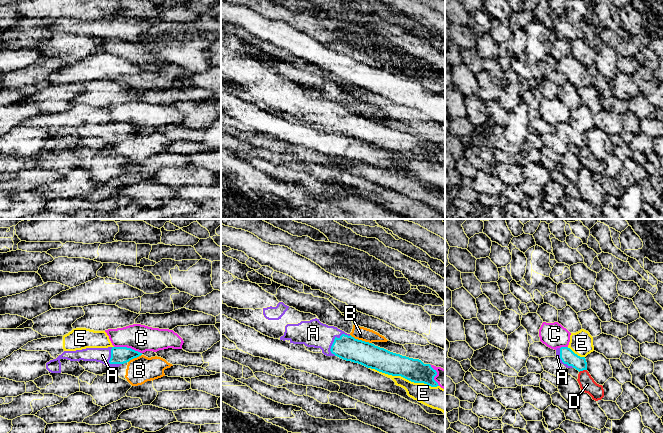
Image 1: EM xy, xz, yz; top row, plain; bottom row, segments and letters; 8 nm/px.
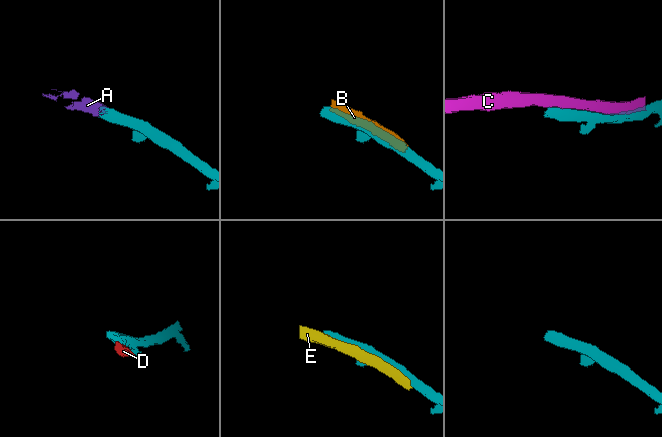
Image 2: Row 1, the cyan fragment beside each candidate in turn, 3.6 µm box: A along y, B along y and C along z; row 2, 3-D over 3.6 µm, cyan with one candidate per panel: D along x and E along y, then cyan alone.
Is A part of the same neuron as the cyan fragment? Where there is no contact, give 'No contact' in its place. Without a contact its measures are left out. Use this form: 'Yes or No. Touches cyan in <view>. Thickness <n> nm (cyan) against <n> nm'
Yes. Touches cyan in xz. Thickness 200 nm (cyan) against 220 nm

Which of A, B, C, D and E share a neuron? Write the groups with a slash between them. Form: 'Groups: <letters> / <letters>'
Groups: A / B / C / D / E

